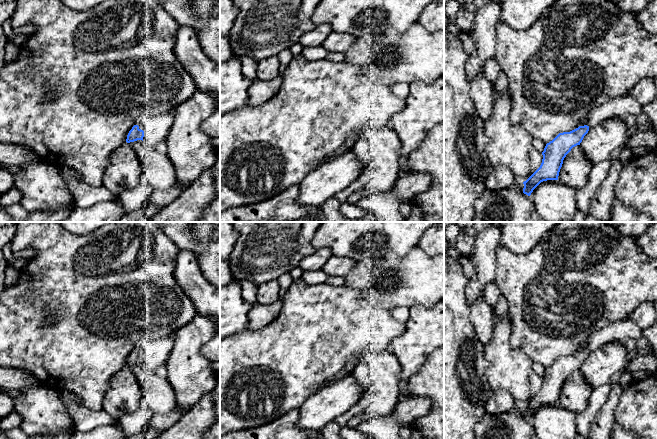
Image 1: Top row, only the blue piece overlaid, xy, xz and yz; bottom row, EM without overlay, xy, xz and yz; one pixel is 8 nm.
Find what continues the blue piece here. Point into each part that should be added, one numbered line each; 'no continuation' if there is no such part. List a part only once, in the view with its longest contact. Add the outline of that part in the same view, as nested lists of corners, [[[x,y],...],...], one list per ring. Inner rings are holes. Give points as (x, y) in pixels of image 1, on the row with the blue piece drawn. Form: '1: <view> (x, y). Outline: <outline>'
1: xy (156, 128). Outline: [[[174,111],[159,115],[141,114],[134,125],[144,131],[143,141],[152,147],[164,142],[174,121]]]

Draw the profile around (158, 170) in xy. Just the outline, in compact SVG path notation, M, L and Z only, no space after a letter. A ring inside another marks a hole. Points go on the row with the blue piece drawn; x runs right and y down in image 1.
M142 140L129 143L135 150L146 182L153 190L164 192L176 186L175 168L167 155L160 154Z

